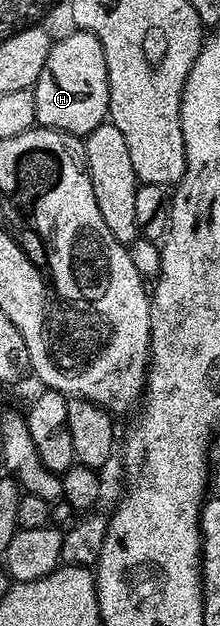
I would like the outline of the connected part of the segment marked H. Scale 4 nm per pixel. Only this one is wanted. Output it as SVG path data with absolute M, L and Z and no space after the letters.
M70 30L67 36L62 36L53 41L50 46L50 53L44 62L44 70L40 70L40 78L34 83L32 89L34 93L34 101L36 102L35 121L41 127L55 128L61 132L70 132L74 136L81 136L85 138L92 130L96 130L96 126L107 123L108 113L110 111L110 87L108 86L108 66L104 62L104 50L100 46L100 42L90 32L83 32L81 30Z

